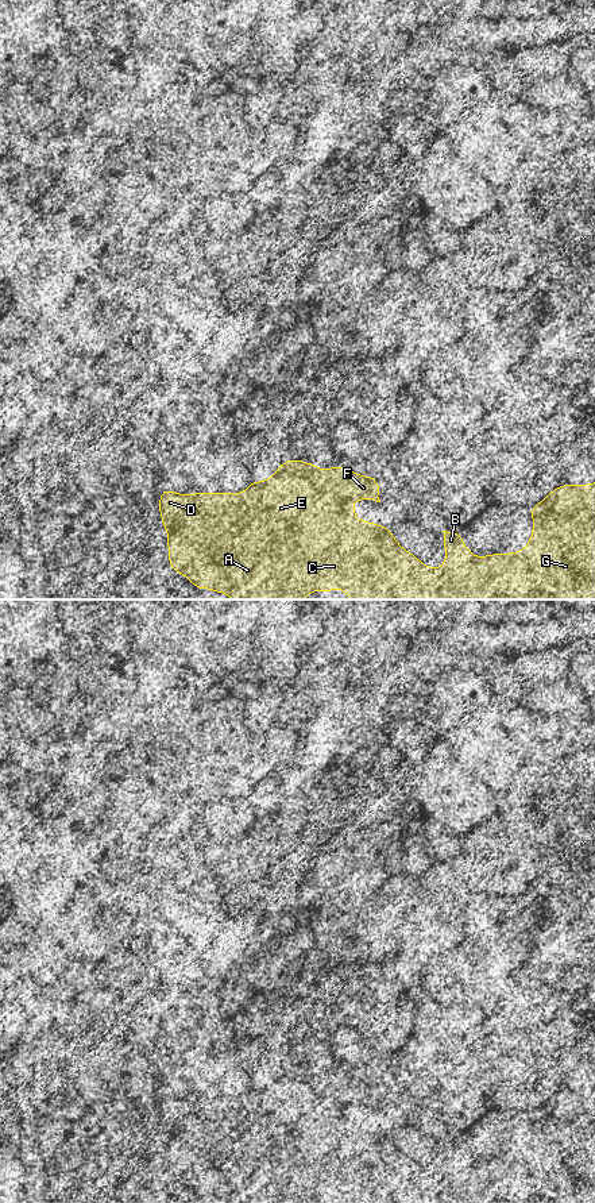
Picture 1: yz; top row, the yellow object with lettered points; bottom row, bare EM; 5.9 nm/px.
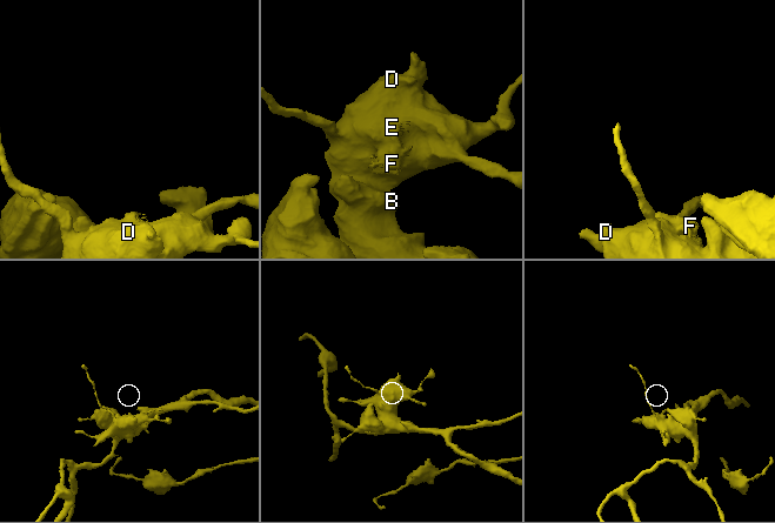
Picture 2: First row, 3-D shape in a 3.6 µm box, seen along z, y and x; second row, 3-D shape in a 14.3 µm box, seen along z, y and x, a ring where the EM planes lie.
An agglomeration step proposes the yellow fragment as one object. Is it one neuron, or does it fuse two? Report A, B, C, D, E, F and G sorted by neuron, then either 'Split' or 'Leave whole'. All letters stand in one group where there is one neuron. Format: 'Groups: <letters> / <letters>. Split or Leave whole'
Groups: A B C D E G / F. Split

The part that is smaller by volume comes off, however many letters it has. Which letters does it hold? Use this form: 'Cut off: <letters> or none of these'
Cut off: F

